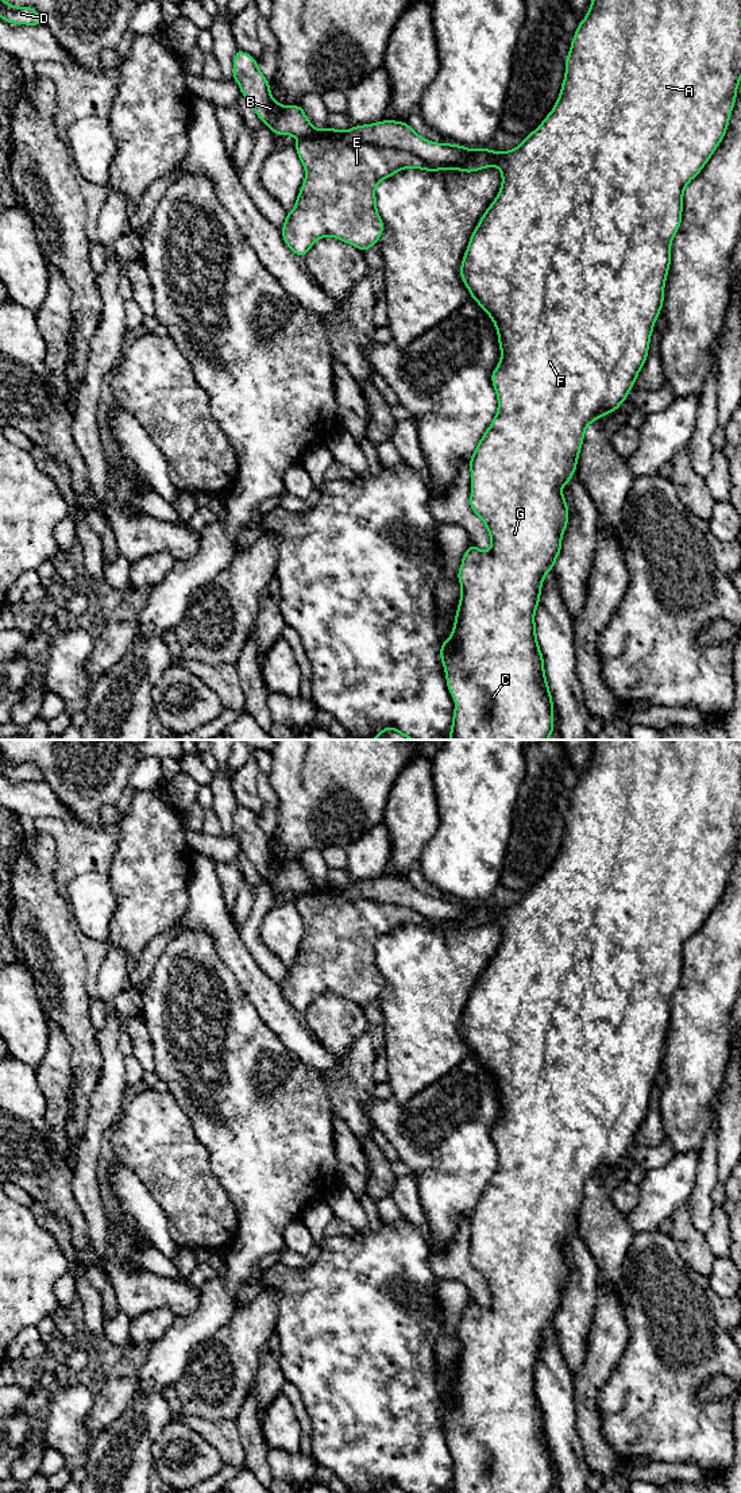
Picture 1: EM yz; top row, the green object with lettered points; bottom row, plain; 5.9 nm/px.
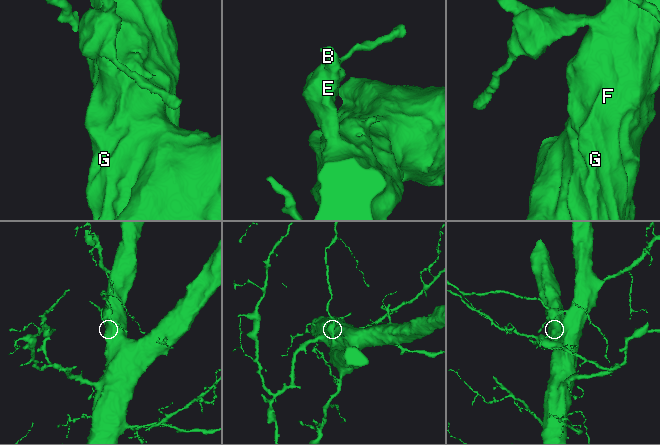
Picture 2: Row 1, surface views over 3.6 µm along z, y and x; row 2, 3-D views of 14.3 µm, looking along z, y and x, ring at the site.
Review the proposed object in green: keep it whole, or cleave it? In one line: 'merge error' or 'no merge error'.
merge error

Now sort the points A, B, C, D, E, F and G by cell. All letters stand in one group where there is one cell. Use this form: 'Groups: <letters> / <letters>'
Groups: A B C D F G / E

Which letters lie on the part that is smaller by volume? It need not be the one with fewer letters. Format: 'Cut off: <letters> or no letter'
Cut off: E

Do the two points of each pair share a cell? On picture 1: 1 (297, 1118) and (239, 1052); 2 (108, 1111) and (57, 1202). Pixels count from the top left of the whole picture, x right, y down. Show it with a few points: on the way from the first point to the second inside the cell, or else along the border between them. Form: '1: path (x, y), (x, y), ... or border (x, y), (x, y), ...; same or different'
1: path (276, 1118), (239, 1081), (239, 1073); same
2: border (70, 1192), (85, 1222); different

